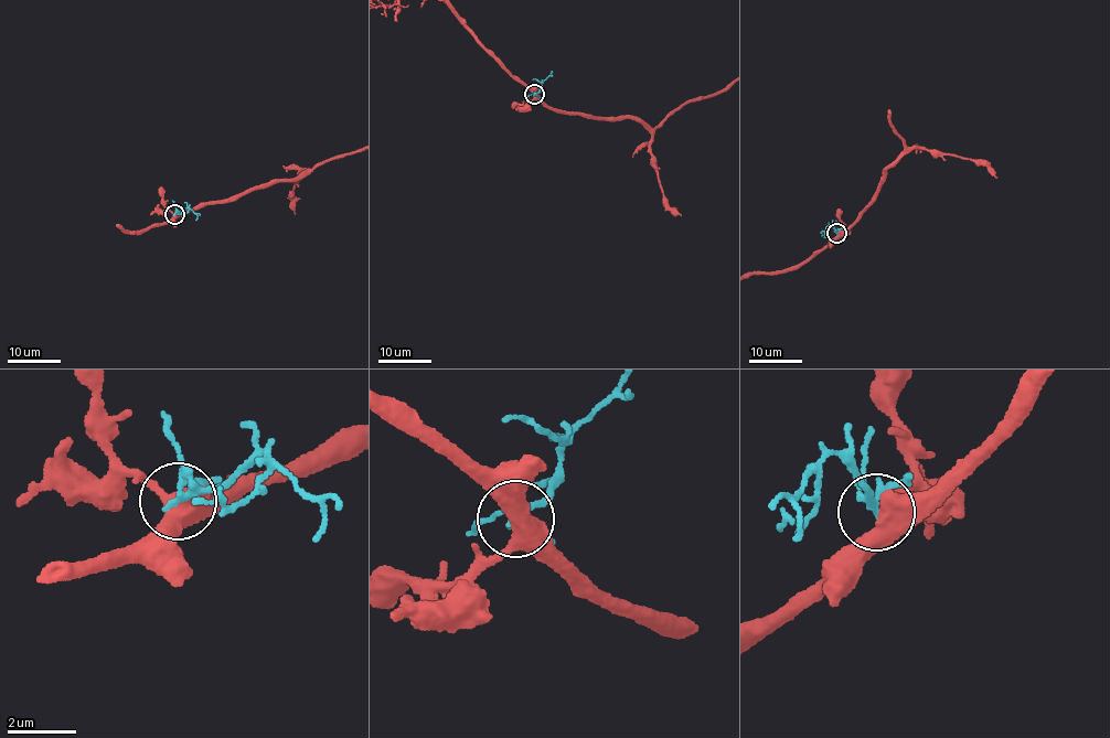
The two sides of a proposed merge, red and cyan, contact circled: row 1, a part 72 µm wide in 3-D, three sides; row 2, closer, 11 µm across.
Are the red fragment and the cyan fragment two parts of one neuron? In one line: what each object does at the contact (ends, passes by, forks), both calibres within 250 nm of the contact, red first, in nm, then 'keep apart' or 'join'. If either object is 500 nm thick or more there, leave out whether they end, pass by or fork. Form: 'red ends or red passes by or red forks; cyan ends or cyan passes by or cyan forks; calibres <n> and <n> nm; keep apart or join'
red forks; cyan forks; calibres 480 and 180 nm; keep apart

